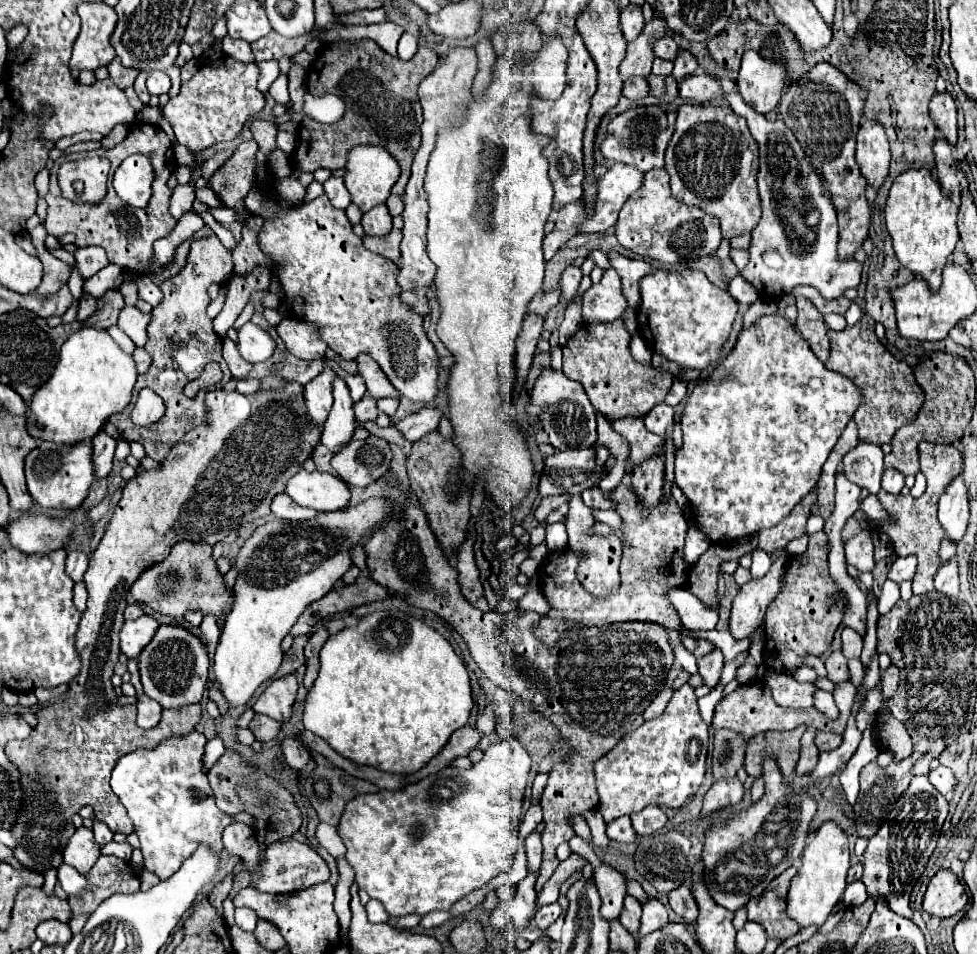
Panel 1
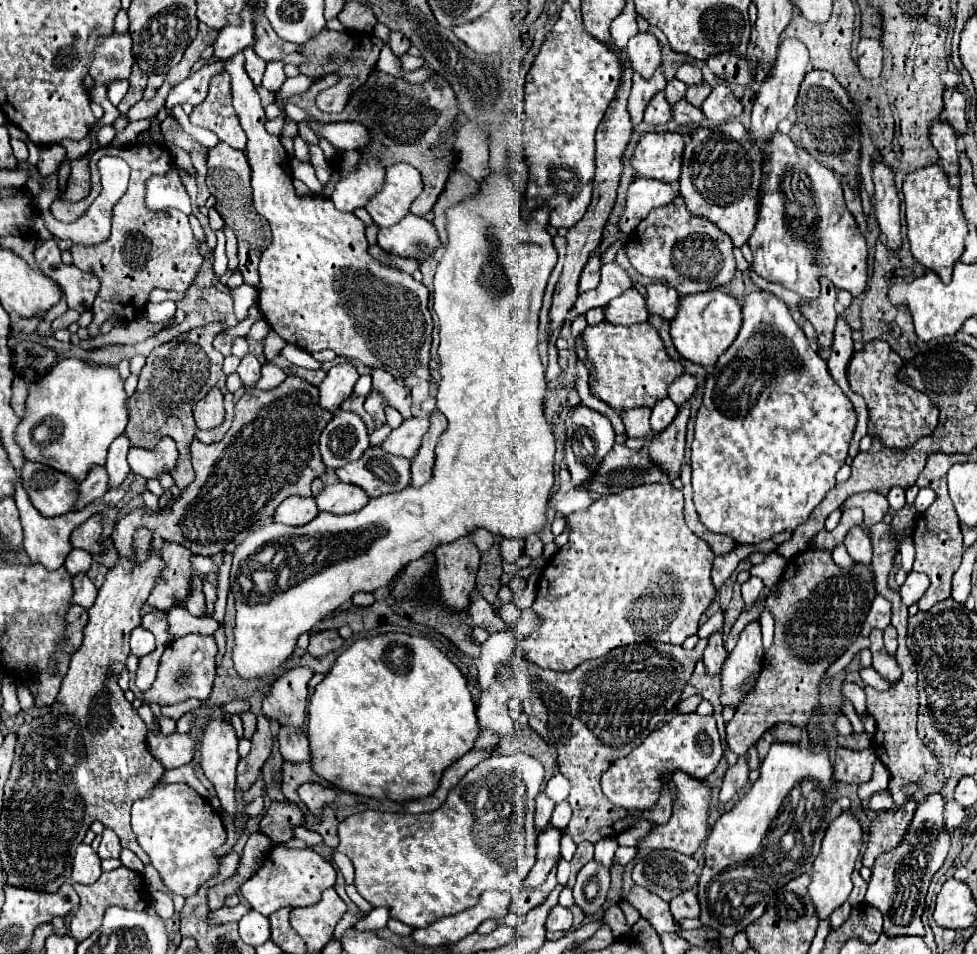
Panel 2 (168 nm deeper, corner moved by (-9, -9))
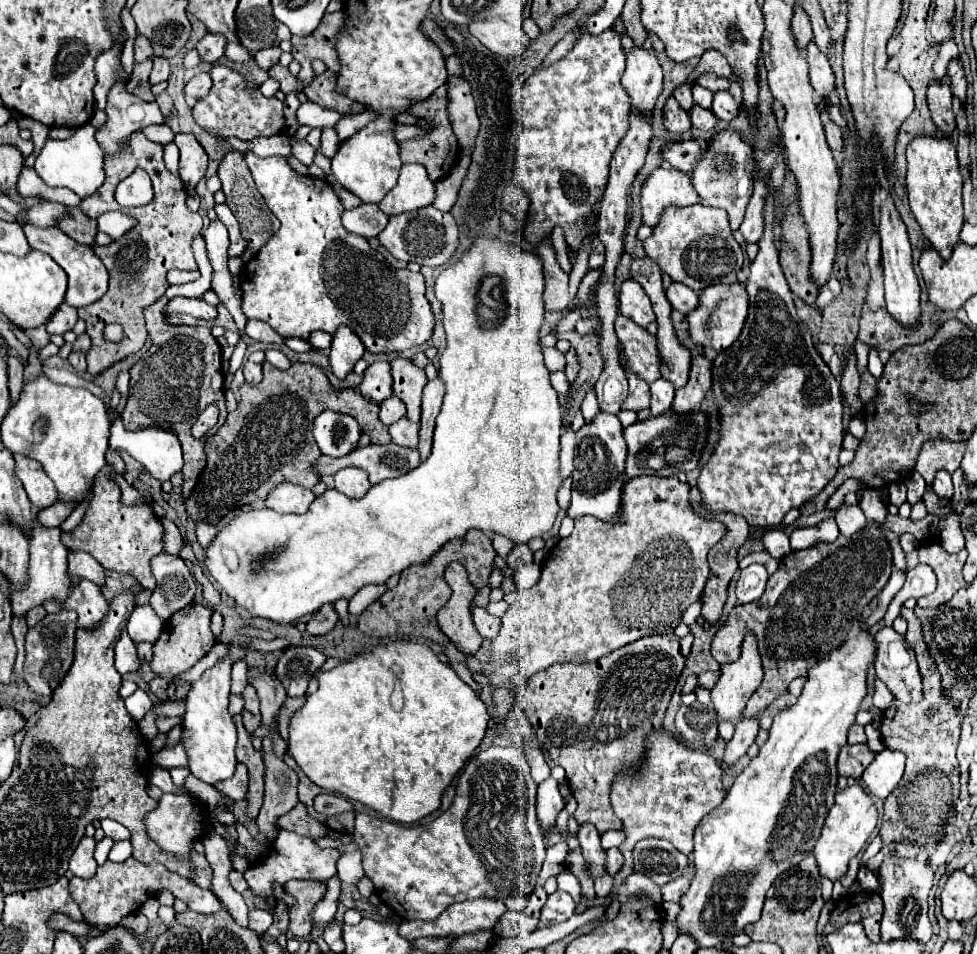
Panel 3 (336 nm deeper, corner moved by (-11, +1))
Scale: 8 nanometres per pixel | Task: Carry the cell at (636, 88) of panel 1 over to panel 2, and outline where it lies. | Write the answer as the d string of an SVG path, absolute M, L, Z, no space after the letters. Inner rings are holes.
M657 92L653 98L651 98L651 104L647 104L645 108L645 122L647 124L665 124L667 120L671 118L671 104L667 104L663 92Z

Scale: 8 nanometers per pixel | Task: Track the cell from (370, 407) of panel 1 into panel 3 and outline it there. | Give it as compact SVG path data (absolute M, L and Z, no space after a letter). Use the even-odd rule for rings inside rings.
M377 360L377 362L369 364L367 370L363 372L363 382L359 384L359 390L367 400L381 404L389 396L393 396L391 386L393 386L393 378L391 378L391 370L389 370L389 362Z

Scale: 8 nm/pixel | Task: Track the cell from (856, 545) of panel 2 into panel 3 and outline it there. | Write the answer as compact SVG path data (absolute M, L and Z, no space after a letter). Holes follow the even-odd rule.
M843 504L835 512L835 522L839 526L839 532L845 534L845 536L851 536L851 534L859 532L867 524L863 510L857 508L857 506L849 506L849 504Z

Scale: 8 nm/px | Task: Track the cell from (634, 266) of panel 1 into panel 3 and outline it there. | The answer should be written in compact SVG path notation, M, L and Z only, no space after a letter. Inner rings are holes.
M675 282L667 288L667 300L671 302L673 310L679 310L683 314L689 314L699 306L697 292L689 290L689 286L685 284L675 284Z

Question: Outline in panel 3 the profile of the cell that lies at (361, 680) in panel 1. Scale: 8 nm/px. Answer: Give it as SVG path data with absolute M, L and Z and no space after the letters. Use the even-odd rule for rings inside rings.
M391 642L387 646L377 646L375 650L361 652L353 660L349 660L349 662L329 670L329 672L319 672L317 678L319 678L317 692L307 696L305 706L301 710L297 710L297 714L293 714L293 718L289 722L289 742L287 742L289 752L287 754L299 764L299 768L305 772L305 776L313 784L317 784L319 788L341 794L349 800L361 802L361 804L373 808L375 812L379 812L381 816L385 816L389 820L395 820L395 822L401 822L401 824L419 822L427 814L435 812L441 806L443 790L453 782L457 772L471 758L471 754L481 744L481 740L487 732L489 714L487 714L485 702L455 674L455 670L451 666L439 662L437 654L431 648L427 648L423 644L413 644L413 642Z

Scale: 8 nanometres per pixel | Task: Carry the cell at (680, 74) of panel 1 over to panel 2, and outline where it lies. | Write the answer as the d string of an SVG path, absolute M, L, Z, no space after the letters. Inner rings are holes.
M703 82L703 84L693 84L693 86L687 88L685 100L691 102L693 106L701 106L703 100L705 100L705 96L707 96L709 92L711 92L711 86L709 86L707 82Z

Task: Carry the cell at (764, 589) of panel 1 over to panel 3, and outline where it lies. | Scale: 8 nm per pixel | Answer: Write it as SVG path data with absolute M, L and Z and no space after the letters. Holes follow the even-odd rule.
M749 632L743 640L743 652L737 662L721 666L721 678L711 688L711 702L719 722L737 722L745 710L751 694L763 680L761 656L757 652L755 636Z

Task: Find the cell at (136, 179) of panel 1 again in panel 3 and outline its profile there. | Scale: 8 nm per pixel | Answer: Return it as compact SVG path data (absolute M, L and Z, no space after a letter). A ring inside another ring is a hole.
M173 142L165 146L165 164L167 164L167 168L169 168L173 174L177 174L177 164L179 164L179 150L175 148L175 144L173 144Z

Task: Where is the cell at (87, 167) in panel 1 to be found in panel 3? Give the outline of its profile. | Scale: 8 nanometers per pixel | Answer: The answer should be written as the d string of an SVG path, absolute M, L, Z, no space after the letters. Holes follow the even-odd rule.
M105 212L97 218L99 232L109 234L113 240L127 234L133 226L137 226L137 220L125 212Z

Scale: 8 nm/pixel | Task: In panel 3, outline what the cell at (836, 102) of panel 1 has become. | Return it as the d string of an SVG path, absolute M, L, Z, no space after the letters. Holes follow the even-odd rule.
M815 42L809 44L807 48L807 64L809 64L809 78L811 78L811 86L815 88L817 94L827 96L833 88L835 76L833 70L829 66L827 56L817 48Z

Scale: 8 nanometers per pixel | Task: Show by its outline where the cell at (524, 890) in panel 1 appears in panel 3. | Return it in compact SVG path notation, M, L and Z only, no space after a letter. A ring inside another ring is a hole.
M549 776L537 786L537 816L539 816L541 828L545 834L555 824L559 810L563 810L563 798L559 792L559 784L553 776Z

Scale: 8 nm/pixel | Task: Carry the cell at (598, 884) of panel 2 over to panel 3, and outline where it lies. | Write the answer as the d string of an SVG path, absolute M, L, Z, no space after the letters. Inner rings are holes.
M589 822L585 826L579 826L577 832L577 840L581 844L581 850L589 862L589 874L593 874L593 878L599 878L605 874L605 852L601 850L601 842L599 842L599 834L595 826L589 826Z

